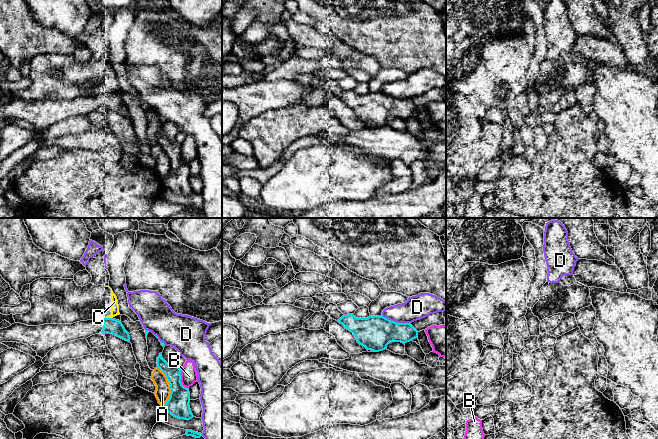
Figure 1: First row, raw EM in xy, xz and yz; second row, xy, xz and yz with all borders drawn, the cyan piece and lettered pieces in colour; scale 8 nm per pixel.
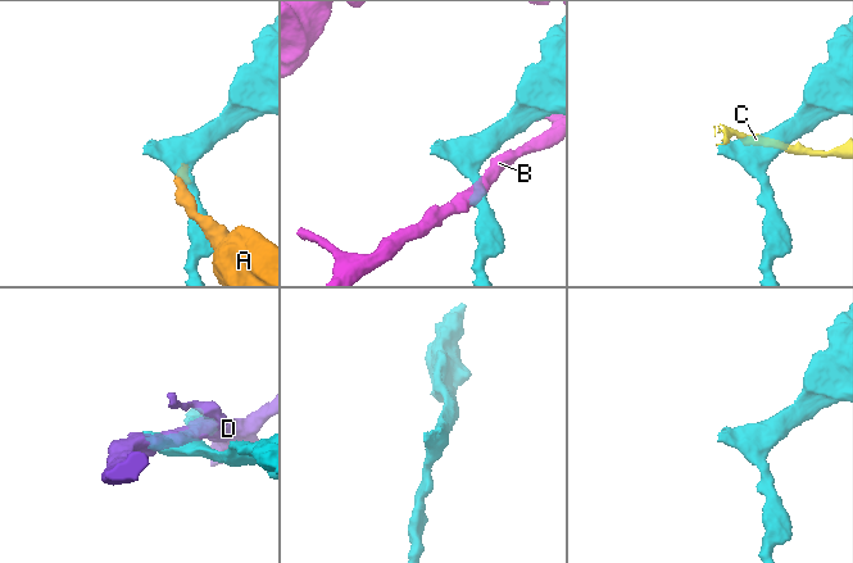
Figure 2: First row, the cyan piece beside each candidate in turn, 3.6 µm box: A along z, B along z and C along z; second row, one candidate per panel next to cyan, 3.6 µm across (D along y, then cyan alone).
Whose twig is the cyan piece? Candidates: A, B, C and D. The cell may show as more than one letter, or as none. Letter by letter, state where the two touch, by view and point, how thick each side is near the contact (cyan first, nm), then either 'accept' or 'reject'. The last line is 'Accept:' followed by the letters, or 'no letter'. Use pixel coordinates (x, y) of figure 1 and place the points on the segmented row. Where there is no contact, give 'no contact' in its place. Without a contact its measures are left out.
A: xy (170, 387) | 180/120 nm | reject
B: xy (180, 379) | 180/130 nm | reject
C: xy (107, 318) | 130/60 nm | reject
D: xz (395, 322) | 280/190 nm | reject
Accept: no letter

